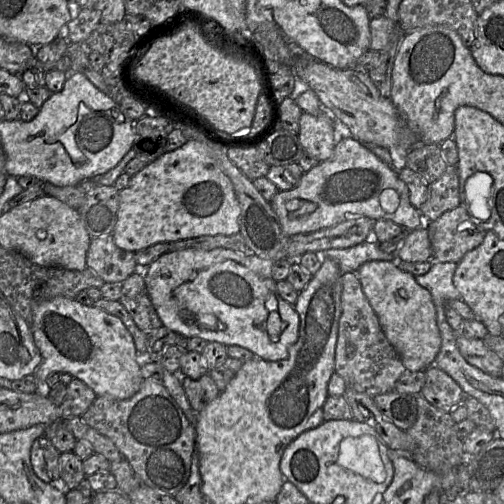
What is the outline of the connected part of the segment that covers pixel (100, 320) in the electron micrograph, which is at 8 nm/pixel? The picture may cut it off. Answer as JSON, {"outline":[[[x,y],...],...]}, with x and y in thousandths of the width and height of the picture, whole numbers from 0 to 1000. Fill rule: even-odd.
{"outline":[[[111,589],[81,599],[65,619],[60,645],[81,720],[71,732],[71,778],[97,784],[91,760],[103,740],[133,740],[179,768],[192,786],[254,792],[278,770],[284,748],[280,710],[266,675],[246,641],[230,627],[190,609],[161,603],[151,593]]]}

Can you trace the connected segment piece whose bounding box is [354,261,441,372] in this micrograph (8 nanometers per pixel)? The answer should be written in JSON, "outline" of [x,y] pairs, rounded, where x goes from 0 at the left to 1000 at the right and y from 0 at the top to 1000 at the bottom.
{"outline":[[[730,518],[702,542],[760,661],[802,728],[812,736],[843,738],[861,722],[875,688],[875,663],[853,579],[825,560],[823,548],[796,538],[776,518]]]}

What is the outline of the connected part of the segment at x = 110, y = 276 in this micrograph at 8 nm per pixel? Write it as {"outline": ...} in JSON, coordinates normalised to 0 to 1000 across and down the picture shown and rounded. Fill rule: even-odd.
{"outline":[[[222,466],[181,472],[171,526],[208,562],[242,562],[278,534],[268,500],[232,490]]]}

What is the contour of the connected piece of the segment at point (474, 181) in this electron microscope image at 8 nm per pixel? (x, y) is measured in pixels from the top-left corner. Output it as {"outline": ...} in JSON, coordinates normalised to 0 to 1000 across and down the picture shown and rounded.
{"outline":[[[946,341],[923,365],[923,389],[931,427],[964,438],[972,431],[968,395],[974,385],[978,353],[964,341]]]}

